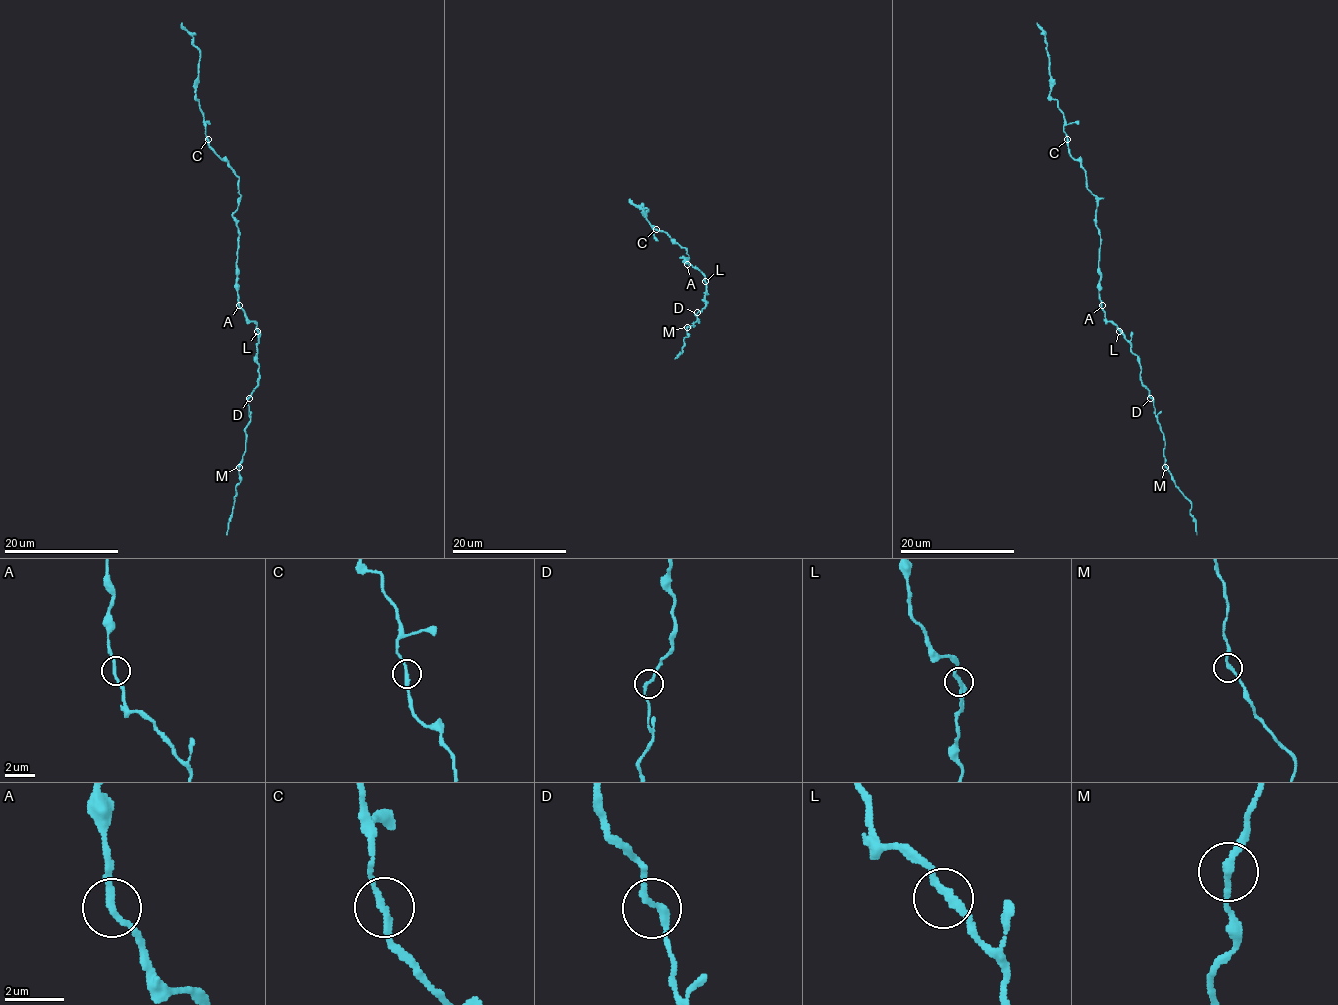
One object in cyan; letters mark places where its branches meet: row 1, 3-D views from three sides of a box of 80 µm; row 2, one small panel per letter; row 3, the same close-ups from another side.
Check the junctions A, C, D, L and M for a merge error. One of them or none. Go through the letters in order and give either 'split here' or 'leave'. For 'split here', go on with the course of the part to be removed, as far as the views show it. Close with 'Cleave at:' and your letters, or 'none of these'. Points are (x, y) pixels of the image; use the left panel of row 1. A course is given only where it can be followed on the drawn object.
A: leave
C: leave
D: leave
L: leave
M: leave
Cleave at: none of these

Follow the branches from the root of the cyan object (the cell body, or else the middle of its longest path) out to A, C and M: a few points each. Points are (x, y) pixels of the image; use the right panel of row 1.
A: (1100, 280), (1099, 300), (1102, 305)
C: (1100, 280), (1096, 198), (1088, 188), (1086, 171), (1069, 152), (1068, 139)
M: (1100, 280), (1099, 300), (1105, 318), (1116, 325), (1138, 357), (1142, 384), (1153, 400), (1165, 441), (1165, 467)

